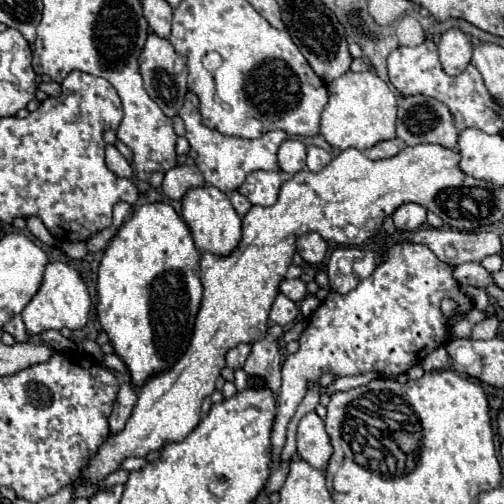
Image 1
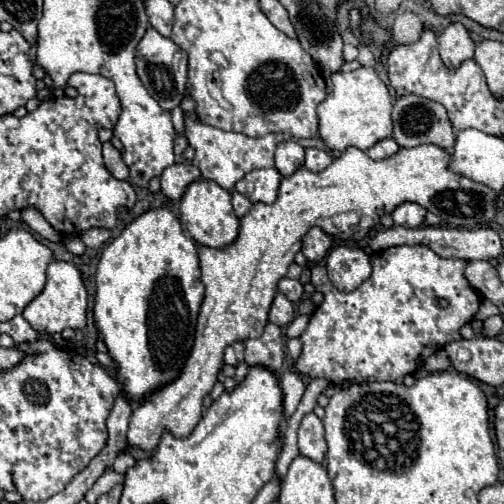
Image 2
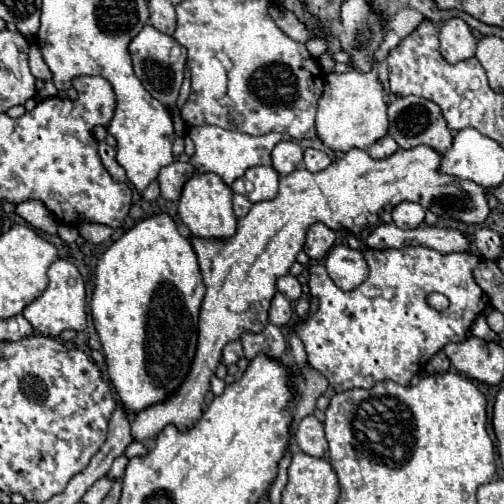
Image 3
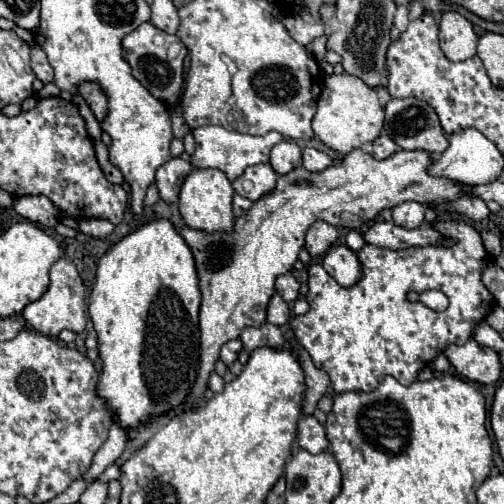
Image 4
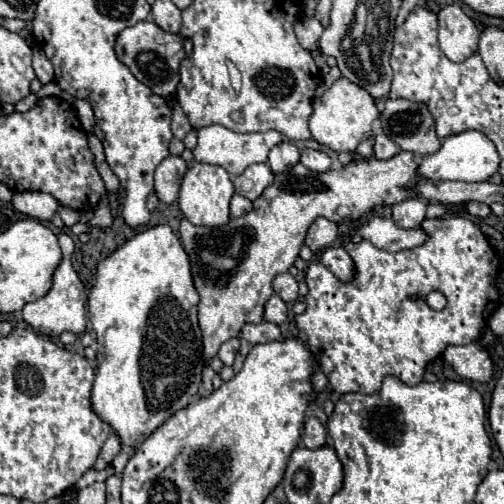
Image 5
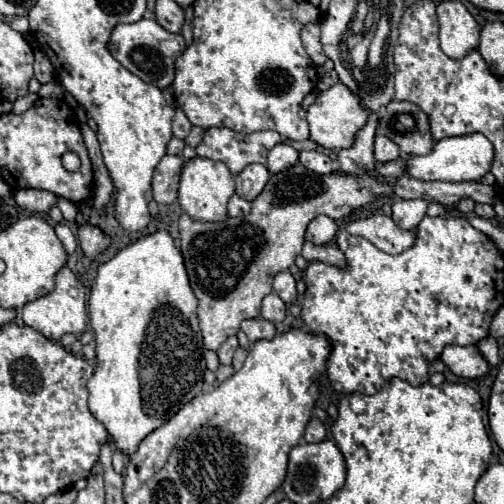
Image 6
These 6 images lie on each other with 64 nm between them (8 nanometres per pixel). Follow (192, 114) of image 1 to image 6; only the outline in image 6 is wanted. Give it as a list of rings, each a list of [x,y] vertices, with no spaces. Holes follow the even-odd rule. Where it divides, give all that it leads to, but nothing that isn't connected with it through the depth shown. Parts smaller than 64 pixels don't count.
[[[208,128],[196,152],[200,158],[224,162],[236,176],[252,162],[266,164],[268,150],[280,142],[282,136],[272,130],[240,134],[230,128]]]

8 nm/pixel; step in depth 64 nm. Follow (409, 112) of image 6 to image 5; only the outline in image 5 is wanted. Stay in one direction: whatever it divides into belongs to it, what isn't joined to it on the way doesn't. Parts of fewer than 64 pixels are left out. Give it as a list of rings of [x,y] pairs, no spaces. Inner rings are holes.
[[[386,100],[382,112],[382,130],[402,150],[430,156],[440,150],[436,124],[426,104],[412,100]]]

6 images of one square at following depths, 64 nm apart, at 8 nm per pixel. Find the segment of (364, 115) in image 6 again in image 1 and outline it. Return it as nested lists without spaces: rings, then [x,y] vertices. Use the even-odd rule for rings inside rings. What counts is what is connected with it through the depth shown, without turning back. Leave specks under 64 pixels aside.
[[[346,72],[328,84],[330,102],[322,110],[320,132],[334,148],[368,150],[384,140],[396,138],[396,110],[398,102],[394,92],[374,72]]]

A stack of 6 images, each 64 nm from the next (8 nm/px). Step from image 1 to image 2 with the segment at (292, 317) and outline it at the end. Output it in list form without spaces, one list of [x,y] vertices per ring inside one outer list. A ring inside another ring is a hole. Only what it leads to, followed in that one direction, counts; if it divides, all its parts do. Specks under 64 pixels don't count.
[[[278,292],[276,298],[274,298],[274,302],[272,302],[272,308],[270,308],[270,322],[284,328],[284,326],[288,326],[294,318],[296,318],[294,304],[292,304],[282,292]]]

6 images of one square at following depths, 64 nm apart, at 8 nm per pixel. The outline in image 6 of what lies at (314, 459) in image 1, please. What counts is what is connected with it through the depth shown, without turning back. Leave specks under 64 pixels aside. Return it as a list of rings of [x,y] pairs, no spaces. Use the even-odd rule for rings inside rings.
[[[312,418],[306,426],[306,432],[304,432],[304,440],[310,442],[310,444],[316,444],[316,442],[322,442],[326,438],[326,430],[324,430],[324,424],[318,420],[318,418]]]

